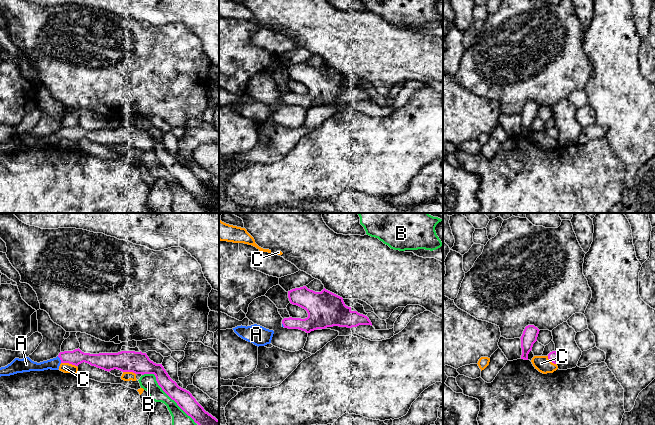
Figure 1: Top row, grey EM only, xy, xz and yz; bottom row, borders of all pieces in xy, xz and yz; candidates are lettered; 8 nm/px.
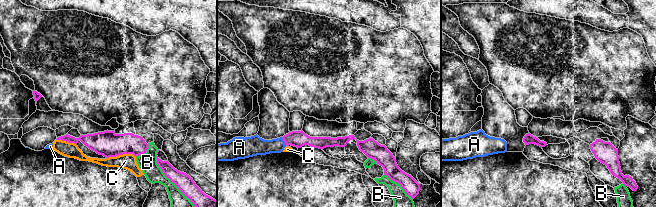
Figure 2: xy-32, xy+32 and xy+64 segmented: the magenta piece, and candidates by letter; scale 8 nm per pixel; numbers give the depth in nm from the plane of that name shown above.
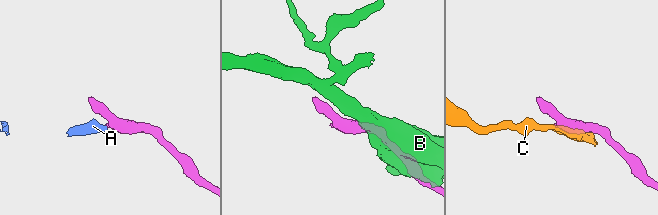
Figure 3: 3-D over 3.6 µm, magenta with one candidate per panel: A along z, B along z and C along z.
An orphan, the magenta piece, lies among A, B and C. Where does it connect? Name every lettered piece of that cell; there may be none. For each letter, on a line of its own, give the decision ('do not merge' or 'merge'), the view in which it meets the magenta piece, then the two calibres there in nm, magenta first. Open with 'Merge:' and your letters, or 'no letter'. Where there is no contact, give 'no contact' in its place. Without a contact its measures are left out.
Merge: A
A: merge | xy | 120/90 nm
B: do not merge | xy | 140/140 nm
C: do not merge | xy | 120/80 nm

